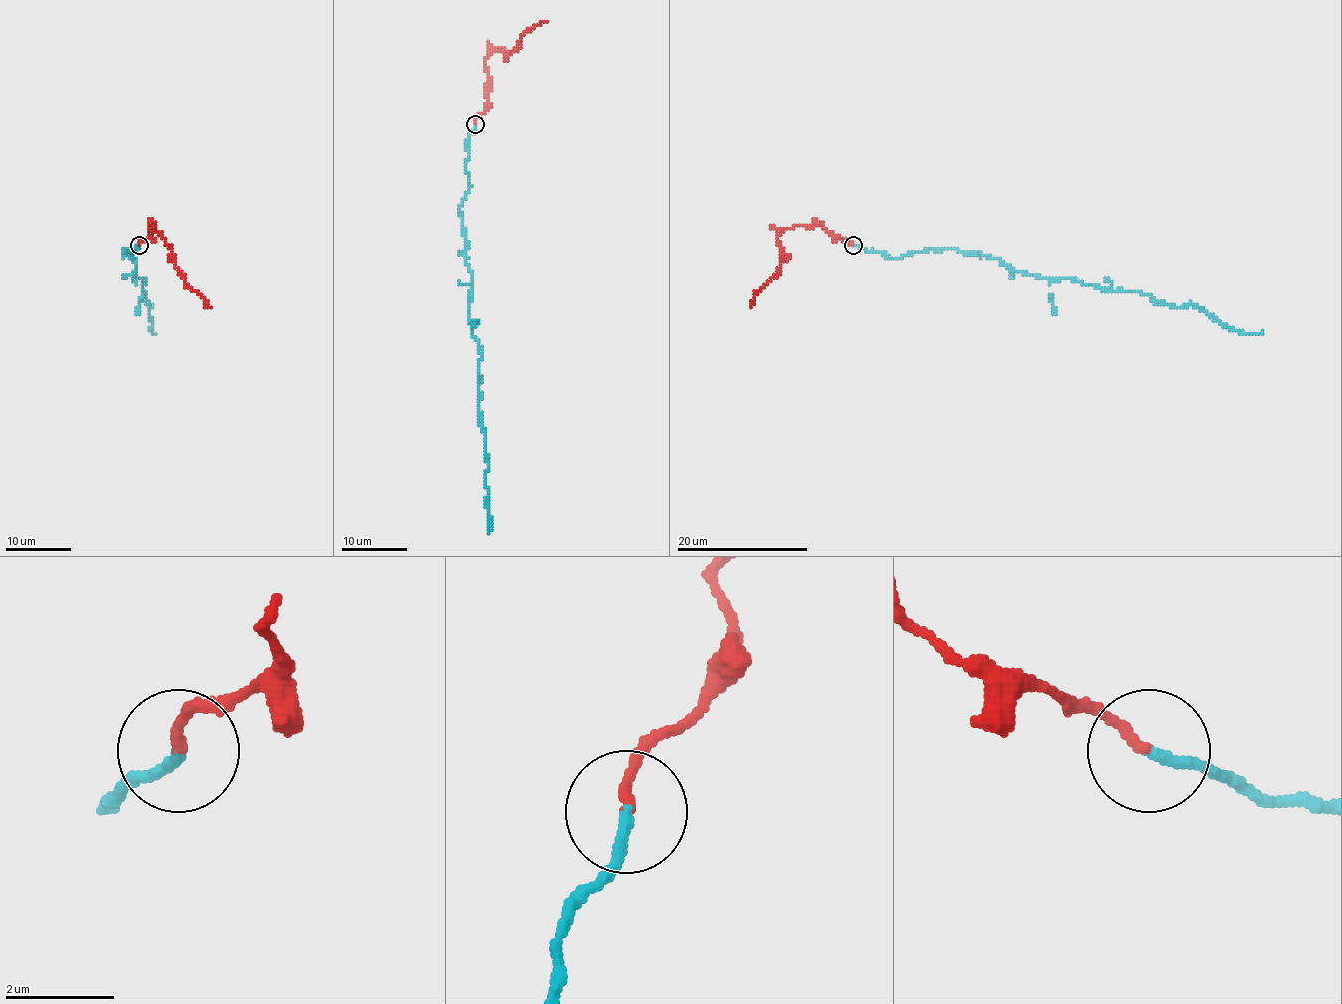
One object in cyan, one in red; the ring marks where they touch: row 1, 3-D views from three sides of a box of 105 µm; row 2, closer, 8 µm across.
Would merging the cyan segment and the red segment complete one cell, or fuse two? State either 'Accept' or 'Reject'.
Reject

